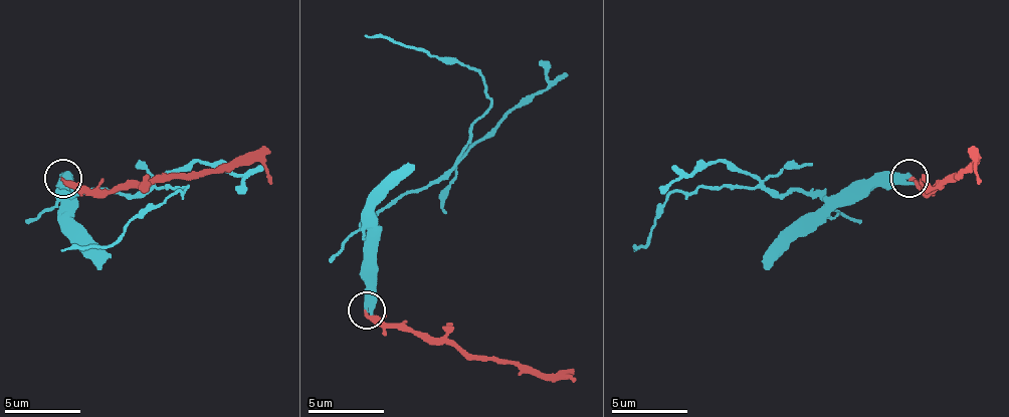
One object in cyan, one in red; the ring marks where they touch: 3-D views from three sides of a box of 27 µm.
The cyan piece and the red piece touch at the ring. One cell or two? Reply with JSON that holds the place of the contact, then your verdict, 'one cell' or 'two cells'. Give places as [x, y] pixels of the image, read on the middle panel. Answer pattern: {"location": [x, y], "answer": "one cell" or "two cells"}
{"location": [367, 309], "answer": "two cells"}

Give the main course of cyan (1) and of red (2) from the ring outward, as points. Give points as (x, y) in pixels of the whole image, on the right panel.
1: (910, 179), (849, 183), (823, 198), (758, 187), (674, 191), (659, 206), (644, 247), (633, 251)
2: (910, 179), (929, 191), (963, 172), (975, 160), (982, 183)

